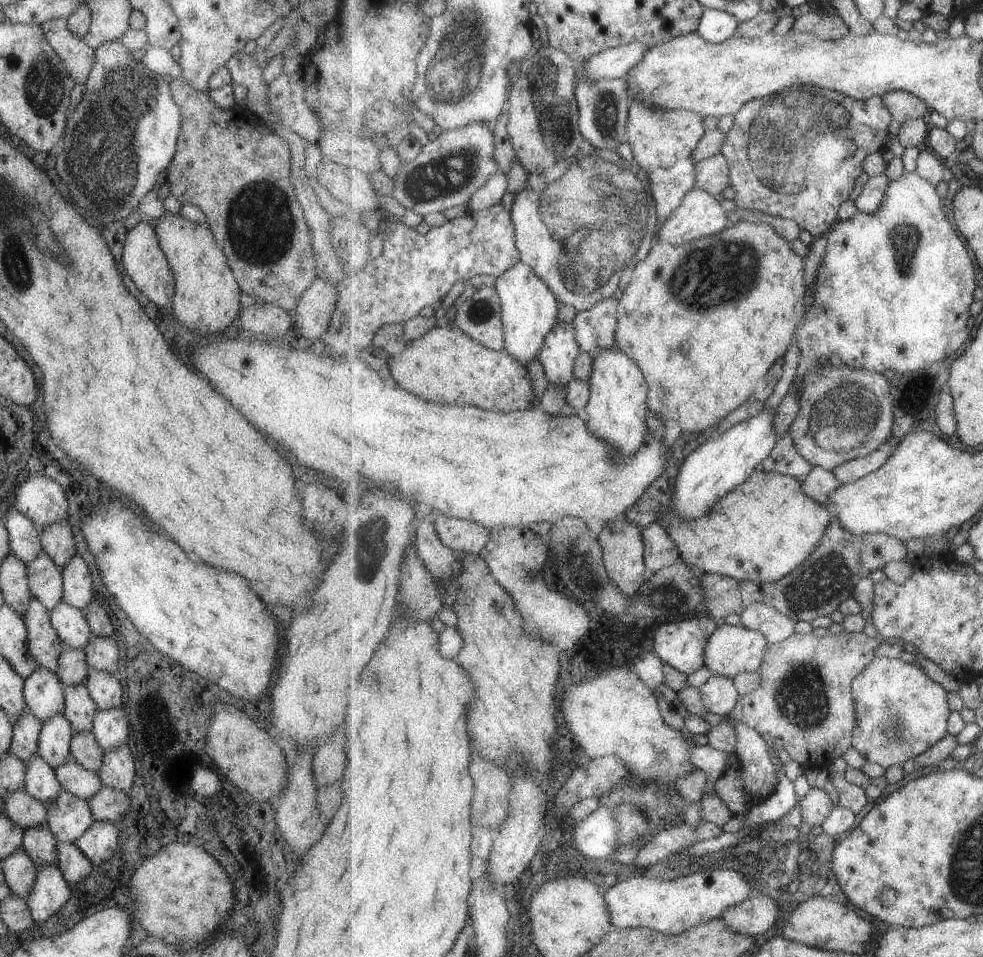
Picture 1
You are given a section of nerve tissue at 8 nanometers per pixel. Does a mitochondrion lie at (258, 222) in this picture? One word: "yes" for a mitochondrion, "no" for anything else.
yes

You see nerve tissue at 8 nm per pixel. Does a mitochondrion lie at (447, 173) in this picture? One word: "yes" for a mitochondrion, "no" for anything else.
yes

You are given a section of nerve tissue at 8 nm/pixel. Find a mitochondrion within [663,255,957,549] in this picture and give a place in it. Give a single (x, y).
(846, 415)

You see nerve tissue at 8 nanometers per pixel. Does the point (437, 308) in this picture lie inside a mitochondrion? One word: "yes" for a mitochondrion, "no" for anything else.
no

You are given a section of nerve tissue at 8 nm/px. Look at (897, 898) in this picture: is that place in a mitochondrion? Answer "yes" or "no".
no

